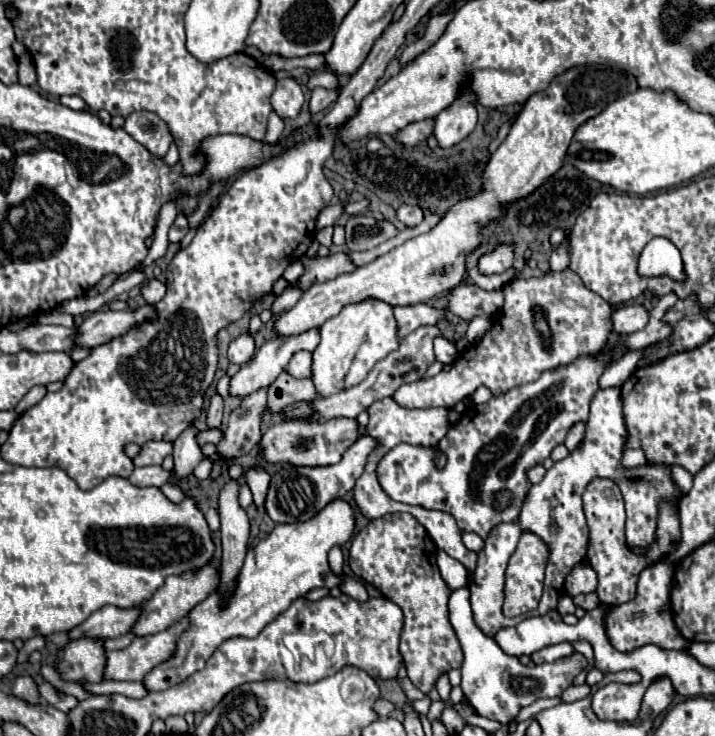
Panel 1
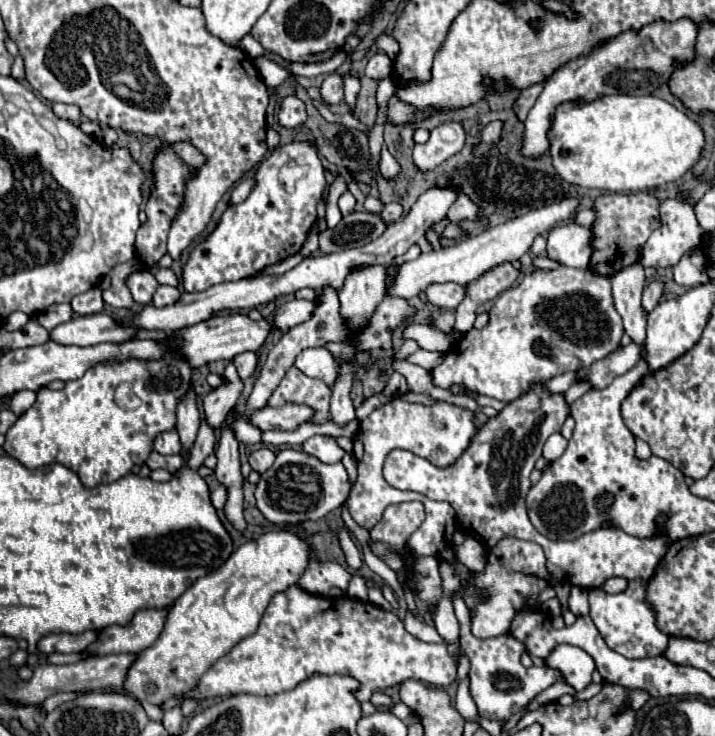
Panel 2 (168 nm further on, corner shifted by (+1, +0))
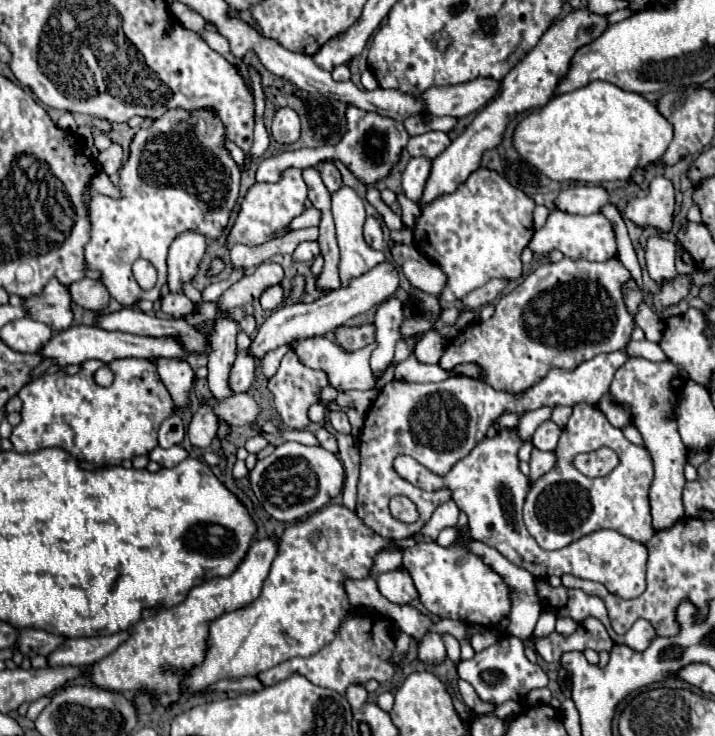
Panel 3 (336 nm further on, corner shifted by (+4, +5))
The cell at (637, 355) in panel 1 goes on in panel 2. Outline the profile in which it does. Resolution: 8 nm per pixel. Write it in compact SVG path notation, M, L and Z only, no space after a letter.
M581 382L581 384L571 386L571 388L565 392L565 402L567 402L567 404L573 404L573 402L575 402L577 398L581 398L589 388L591 388L591 386L589 386L587 382Z

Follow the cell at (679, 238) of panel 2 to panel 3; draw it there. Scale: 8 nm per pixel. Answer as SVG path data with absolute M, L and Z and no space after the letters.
M654 177L648 195L632 199L622 209L622 219L630 219L640 229L652 227L660 235L666 235L674 227L674 211L676 197L672 181L668 181L666 177Z

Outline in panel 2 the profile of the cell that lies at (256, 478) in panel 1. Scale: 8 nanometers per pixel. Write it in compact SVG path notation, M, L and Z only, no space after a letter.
M259 448L259 450L251 452L251 456L249 456L251 468L261 472L261 474L273 464L273 460L275 460L275 452L271 452L269 448Z

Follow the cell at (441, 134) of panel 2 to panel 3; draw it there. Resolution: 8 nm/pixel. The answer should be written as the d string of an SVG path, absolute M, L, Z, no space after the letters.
M414 157L406 165L406 171L402 173L404 195L410 197L416 203L418 203L418 199L422 195L422 189L426 185L428 175L430 175L430 165L432 165L432 161L428 157Z

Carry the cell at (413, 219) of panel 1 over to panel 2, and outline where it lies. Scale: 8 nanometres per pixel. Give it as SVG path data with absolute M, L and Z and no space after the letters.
M391 202L391 204L385 204L385 208L381 210L379 216L381 216L381 220L385 224L391 224L391 222L395 222L395 220L399 220L403 216L403 208L401 208L401 204Z

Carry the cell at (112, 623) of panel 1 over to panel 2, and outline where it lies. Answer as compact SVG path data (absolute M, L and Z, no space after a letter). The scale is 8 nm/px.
M87 630L83 634L47 634L37 642L37 650L43 654L51 654L51 652L61 652L61 654L69 654L69 652L83 652L91 642L95 642L97 632Z

